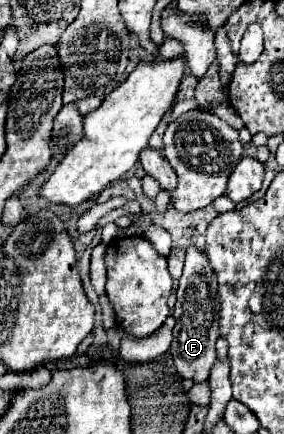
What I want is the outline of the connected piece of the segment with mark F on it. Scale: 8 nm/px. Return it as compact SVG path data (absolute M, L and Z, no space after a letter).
M191 239L187 245L185 255L185 267L183 275L179 279L177 287L177 303L173 309L175 327L173 327L173 343L171 343L171 355L175 361L175 367L181 377L191 379L195 383L203 383L209 377L209 369L213 361L217 359L215 353L215 341L219 339L219 295L217 295L217 275L205 255L195 241Z

